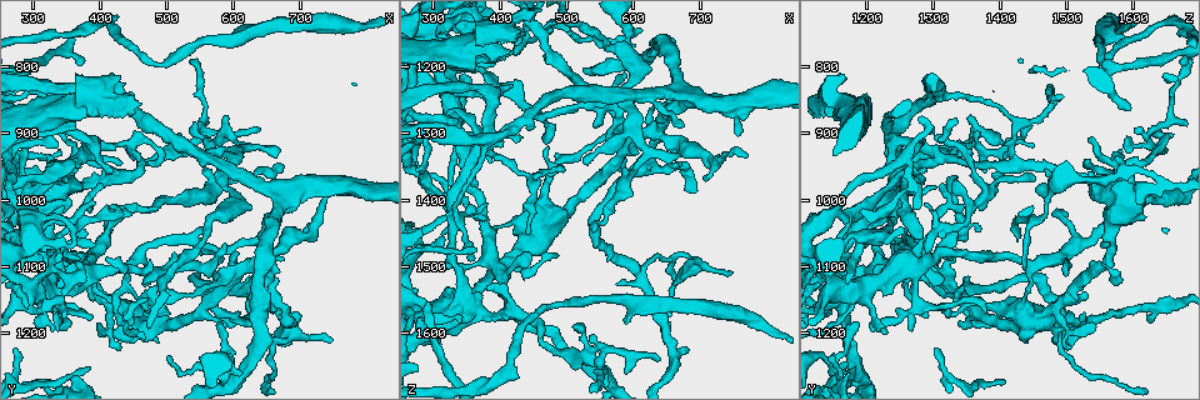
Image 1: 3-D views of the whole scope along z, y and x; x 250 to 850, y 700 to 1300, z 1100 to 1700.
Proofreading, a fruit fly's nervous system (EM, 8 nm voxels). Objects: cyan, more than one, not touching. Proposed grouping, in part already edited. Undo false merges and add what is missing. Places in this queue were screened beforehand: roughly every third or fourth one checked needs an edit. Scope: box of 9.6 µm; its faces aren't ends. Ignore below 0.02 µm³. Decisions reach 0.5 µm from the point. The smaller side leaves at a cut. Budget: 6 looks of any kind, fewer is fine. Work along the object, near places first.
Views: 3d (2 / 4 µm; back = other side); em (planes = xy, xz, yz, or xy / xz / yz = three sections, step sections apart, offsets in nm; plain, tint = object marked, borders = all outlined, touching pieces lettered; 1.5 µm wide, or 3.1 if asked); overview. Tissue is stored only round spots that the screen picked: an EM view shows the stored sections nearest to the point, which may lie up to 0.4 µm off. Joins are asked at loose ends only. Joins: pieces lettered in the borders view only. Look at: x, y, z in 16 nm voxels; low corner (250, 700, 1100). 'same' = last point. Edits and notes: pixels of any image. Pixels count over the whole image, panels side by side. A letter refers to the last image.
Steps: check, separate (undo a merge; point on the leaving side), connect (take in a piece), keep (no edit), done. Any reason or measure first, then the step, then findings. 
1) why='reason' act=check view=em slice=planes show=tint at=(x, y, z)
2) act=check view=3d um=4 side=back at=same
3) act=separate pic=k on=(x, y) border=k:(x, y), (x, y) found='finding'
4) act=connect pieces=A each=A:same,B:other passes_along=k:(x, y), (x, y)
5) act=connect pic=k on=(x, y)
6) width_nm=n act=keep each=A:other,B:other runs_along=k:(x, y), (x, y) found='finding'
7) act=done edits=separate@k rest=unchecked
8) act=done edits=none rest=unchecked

why='thick turns thin' act=check view=em slice=planes show=tint at=(565, 920, 1405)

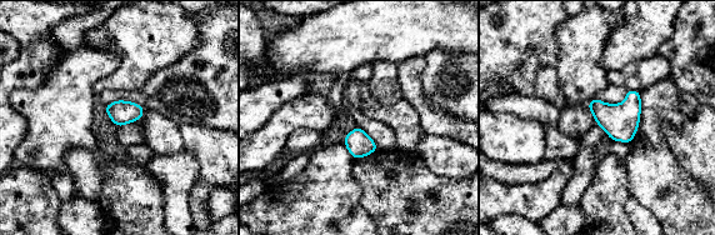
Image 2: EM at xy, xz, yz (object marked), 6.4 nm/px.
act=check view=em slice=planes show=borders at=same

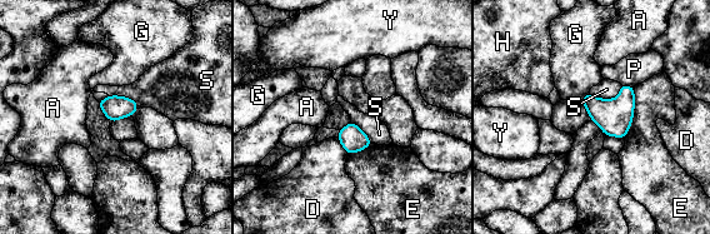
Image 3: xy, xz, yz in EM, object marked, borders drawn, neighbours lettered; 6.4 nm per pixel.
act=keep each=A:other,D:other,E:other,G:other,H:other,P:other,S:other,Y:other found='continuous, no second neuron'

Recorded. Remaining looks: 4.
why='sharp bend' act=check view=3d um=4 at=(370, 940, 1310)

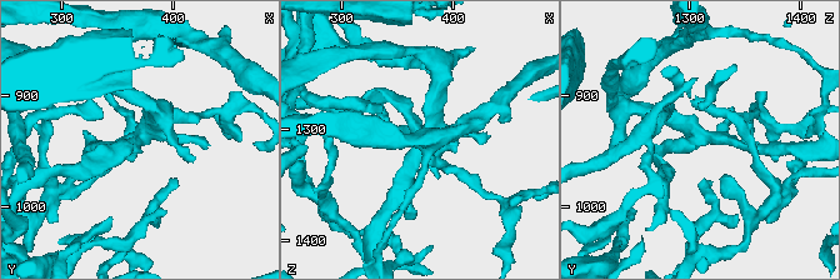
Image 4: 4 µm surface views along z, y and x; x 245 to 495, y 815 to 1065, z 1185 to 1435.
why='now the EM' act=check view=em slice=planes show=borders at=(372, 936, 1312)

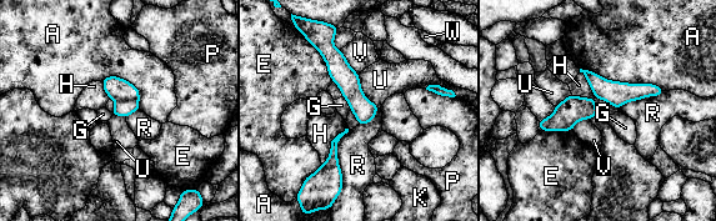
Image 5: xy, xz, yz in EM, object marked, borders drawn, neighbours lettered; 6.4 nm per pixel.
act=keep each=A:other,E:other,G:other,H:other,K:other,P:other,R:other,U:other,V:other,W:other found='continuous, no second neuron'

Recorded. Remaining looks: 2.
why='free end' act=check view=em slice=planes show=borders at=(585, 1185, 1190)

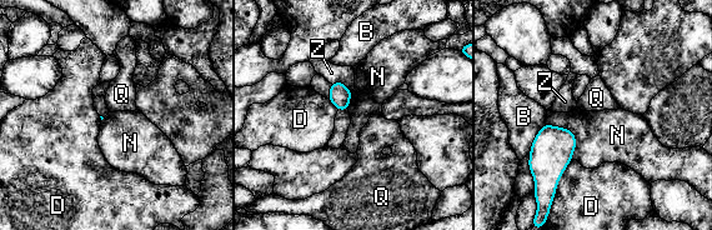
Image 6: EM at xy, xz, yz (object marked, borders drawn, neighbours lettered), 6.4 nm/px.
act=keep each=B:other,D:other,N:other,Q:other,Z:other found='no lettered piece goes on from it'

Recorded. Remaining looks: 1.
act=done edits=none rest=unchecked

